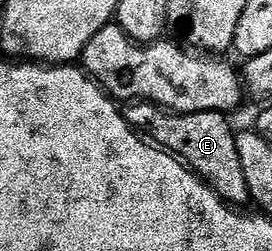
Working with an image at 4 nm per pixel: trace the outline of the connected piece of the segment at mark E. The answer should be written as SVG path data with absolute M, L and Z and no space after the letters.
M136 101L123 109L123 118L136 130L147 129L146 136L159 148L174 153L187 168L192 169L202 181L214 189L218 197L235 207L243 207L251 201L249 183L245 183L245 171L241 171L241 159L237 155L236 130L231 129L228 114L215 111L200 113L173 113L149 101Z

